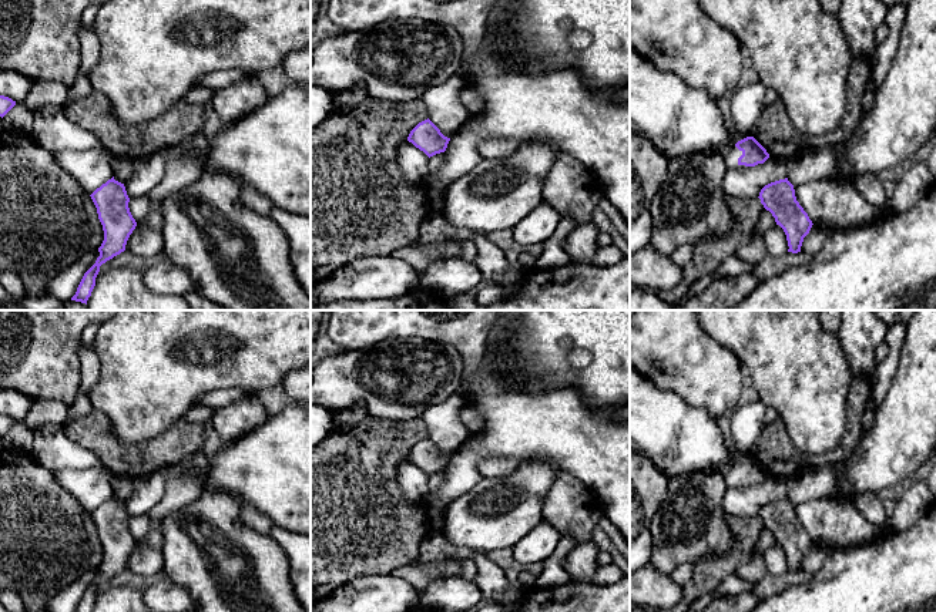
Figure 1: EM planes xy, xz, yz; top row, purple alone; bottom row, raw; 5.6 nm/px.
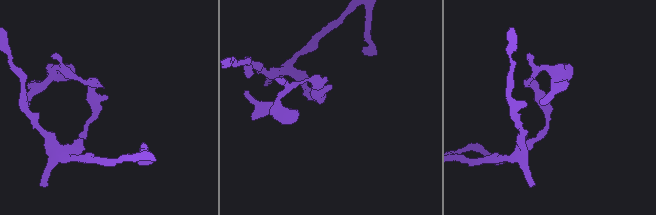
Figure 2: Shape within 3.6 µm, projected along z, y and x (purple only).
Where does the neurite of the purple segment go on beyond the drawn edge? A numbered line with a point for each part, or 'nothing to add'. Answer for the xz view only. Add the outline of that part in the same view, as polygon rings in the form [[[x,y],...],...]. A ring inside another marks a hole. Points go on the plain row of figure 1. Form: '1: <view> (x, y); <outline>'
1: xz (436, 480); [[[444,471],[436,473],[429,477],[429,492],[436,492],[444,481]]]

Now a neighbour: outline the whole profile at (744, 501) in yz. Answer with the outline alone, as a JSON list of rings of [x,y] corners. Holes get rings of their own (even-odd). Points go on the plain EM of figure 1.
[[[769,474],[764,482],[728,488],[722,505],[728,517],[758,517],[765,504],[785,497],[786,481]]]

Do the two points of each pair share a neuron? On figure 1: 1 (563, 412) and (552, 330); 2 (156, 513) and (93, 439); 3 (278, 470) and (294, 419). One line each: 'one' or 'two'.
1: two
2: two
3: one

